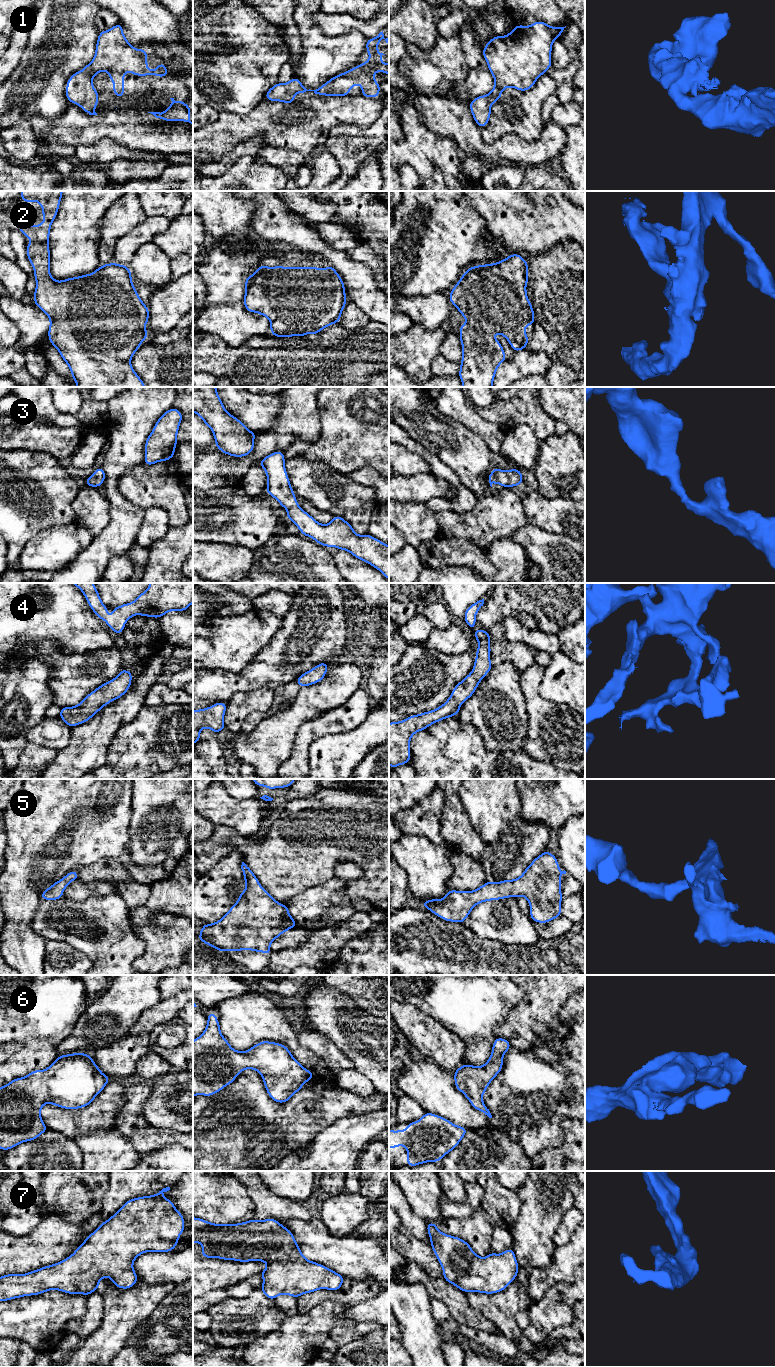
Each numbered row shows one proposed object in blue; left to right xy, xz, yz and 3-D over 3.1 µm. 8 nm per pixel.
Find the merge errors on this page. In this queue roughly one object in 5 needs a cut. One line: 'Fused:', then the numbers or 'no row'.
Fused: no row

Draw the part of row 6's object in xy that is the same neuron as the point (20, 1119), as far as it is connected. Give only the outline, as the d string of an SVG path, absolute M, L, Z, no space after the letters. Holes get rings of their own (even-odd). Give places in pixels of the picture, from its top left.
M72 1053L72 1054L66 1054L66 1055L61 1055L58 1056L53 1063L46 1069L44 1070L34 1070L30 1072L28 1075L21 1077L21 1078L15 1078L13 1079L10 1083L3 1085L0 1087L0 1149L1 1150L10 1150L14 1148L15 1146L19 1145L22 1142L28 1142L31 1140L37 1139L42 1133L46 1132L49 1130L47 1126L44 1124L42 1118L41 1118L41 1108L46 1104L52 1104L55 1106L58 1106L60 1108L64 1109L79 1109L88 1106L90 1103L93 1102L95 1097L100 1094L103 1089L105 1088L106 1084L110 1081L111 1079L103 1074L101 1070L98 1068L96 1063L93 1061L91 1055L85 1054L85 1053Z

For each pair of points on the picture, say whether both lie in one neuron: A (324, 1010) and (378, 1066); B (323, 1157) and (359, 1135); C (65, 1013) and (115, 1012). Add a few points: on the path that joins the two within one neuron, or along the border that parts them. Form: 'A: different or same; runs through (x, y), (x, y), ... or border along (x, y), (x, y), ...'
A: same; runs through (340, 1019), (346, 1022), (374, 1050)
B: same; runs through (332, 1152), (350, 1135)
C: different; border along (89, 1000), (86, 1009), (70, 1033)

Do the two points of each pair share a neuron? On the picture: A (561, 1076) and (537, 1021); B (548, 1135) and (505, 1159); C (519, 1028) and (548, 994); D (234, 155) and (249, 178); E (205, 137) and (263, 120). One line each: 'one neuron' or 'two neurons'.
A: two neurons
B: two neurons
C: one neuron
D: two neurons
E: one neuron

